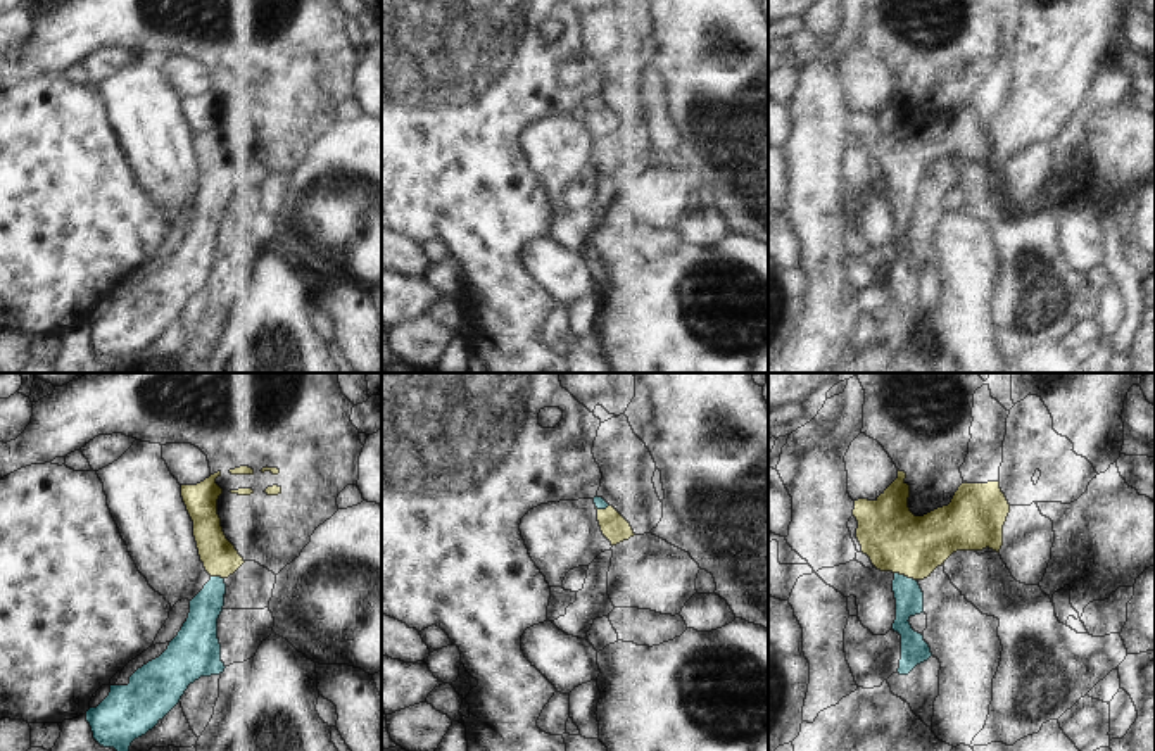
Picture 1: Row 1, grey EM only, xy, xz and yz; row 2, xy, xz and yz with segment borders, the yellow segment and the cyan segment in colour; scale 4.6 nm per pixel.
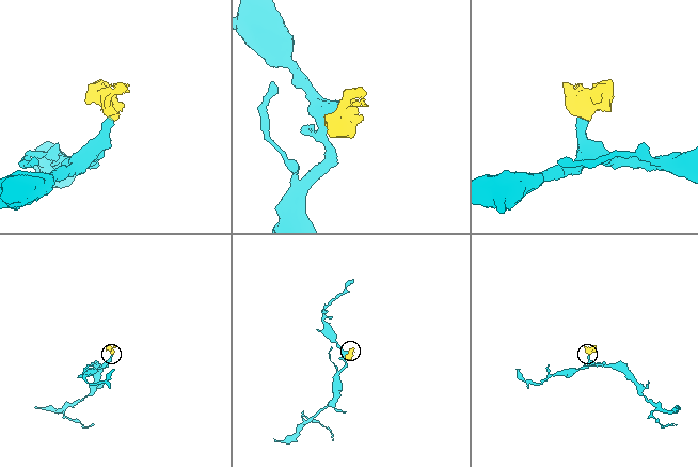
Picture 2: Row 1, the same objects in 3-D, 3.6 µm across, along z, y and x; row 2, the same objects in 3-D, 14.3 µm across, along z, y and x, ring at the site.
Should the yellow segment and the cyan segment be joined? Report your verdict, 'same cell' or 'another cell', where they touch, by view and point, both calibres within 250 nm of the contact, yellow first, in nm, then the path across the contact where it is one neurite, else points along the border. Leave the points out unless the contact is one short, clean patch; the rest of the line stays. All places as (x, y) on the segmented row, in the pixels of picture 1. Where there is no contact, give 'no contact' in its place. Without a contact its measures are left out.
same cell; meets yellow in yz at (905, 575); 300 nm thick on the yellow side, 130 nm on the other; runs through yz (895, 539), (905, 549), (905, 575), (908, 596)

